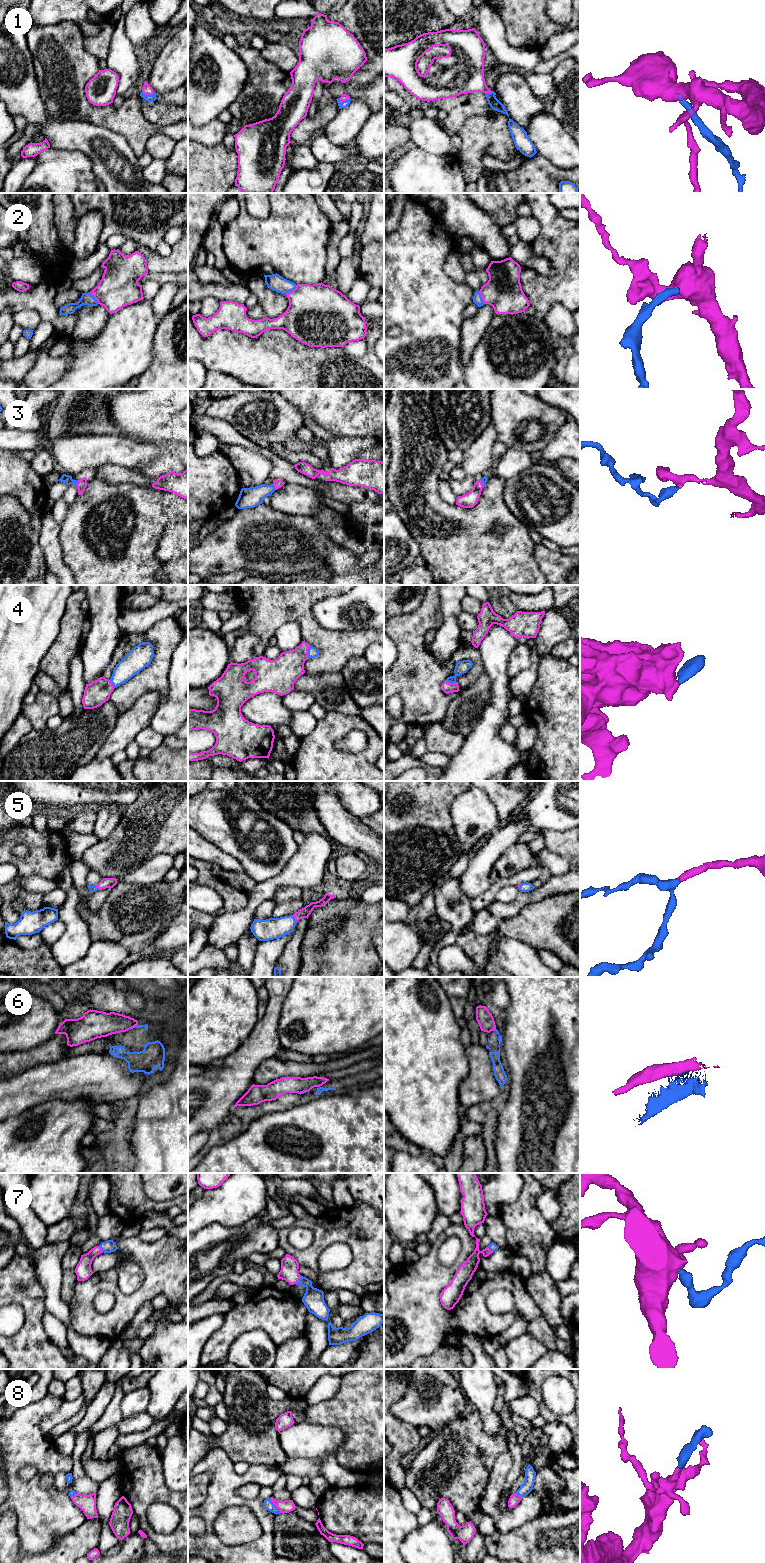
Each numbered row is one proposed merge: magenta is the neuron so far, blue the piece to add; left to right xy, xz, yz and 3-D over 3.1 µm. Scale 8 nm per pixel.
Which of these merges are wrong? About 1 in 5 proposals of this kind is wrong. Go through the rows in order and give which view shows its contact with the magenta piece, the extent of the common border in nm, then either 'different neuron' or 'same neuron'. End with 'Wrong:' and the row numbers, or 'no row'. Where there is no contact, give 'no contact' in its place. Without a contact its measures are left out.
1: contact in xz; length 100 nm; same neuron
2: contact in xz; length 120 nm; same neuron
3: contact in xz; length 60 nm; same neuron
4: contact in xz; length 100 nm; same neuron
5: contact in xz; length 80 nm; same neuron
6: contact in yz; length 40 nm; different neuron
7: contact in xz; length 80 nm; same neuron
8: contact in xz; length 150 nm; same neuron
Wrong: 6

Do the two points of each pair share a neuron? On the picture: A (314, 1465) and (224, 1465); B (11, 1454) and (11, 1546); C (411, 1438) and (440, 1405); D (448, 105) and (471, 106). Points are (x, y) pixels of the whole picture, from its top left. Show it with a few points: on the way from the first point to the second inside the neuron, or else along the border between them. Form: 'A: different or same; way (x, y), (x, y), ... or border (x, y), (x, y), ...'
A: different; border (279, 1469), (283, 1473)
B: different; border (10, 1510), (16, 1516), (17, 1534)
C: different; border (395, 1416), (416, 1427)
D: same; way (454, 106), (465, 106)

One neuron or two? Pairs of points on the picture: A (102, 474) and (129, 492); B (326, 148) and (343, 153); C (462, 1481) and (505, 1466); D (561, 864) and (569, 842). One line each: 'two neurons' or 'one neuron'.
A: two neurons
B: one neuron
C: two neurons
D: two neurons

